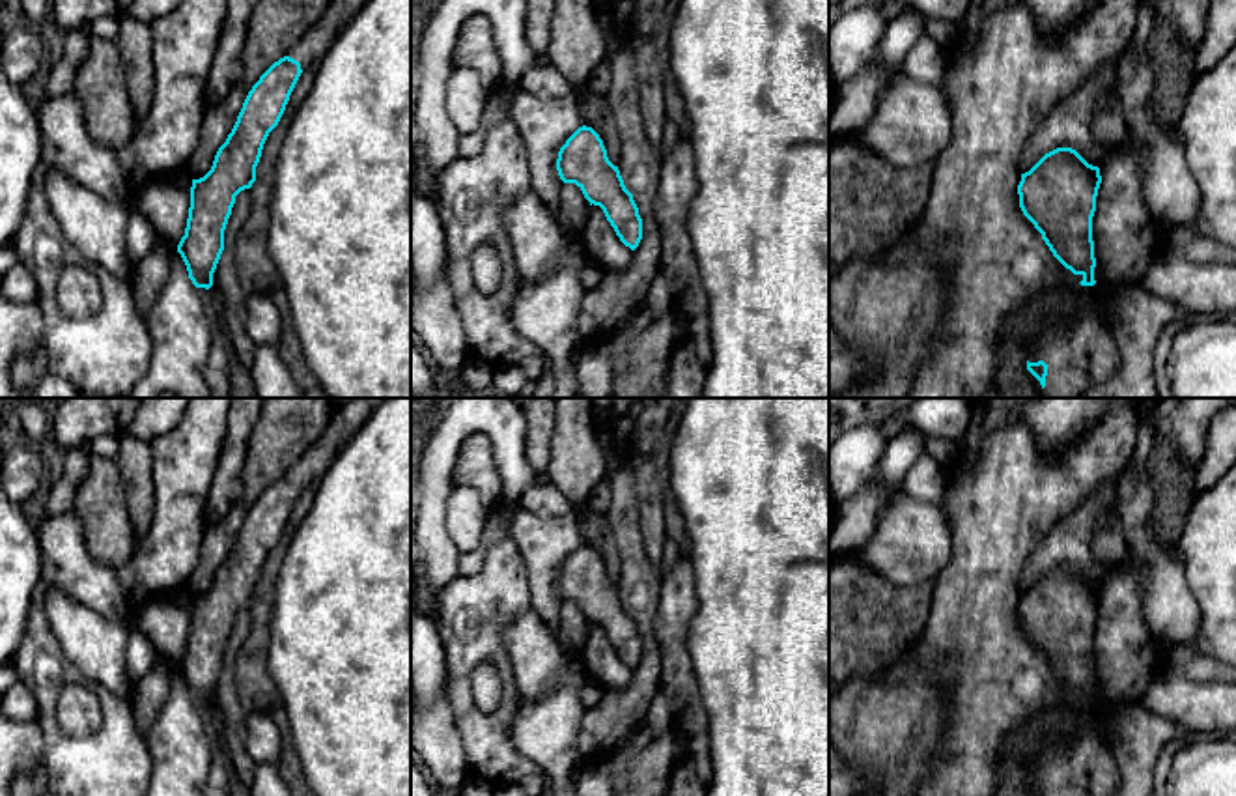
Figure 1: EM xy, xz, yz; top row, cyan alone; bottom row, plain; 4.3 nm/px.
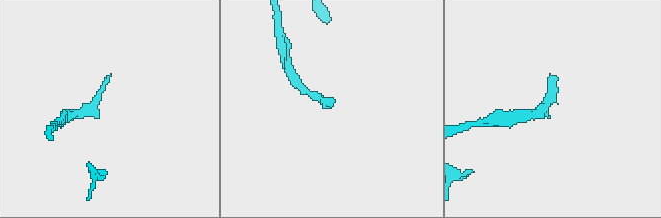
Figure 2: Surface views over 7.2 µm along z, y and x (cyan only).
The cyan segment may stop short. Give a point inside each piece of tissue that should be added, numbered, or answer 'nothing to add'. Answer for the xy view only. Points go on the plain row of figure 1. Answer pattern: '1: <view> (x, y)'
1: xy (346, 421)

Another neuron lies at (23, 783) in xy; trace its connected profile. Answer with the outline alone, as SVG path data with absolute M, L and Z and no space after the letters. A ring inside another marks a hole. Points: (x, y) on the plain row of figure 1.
M19 772L11 783L11 796L37 796L39 789L41 785L37 777Z

